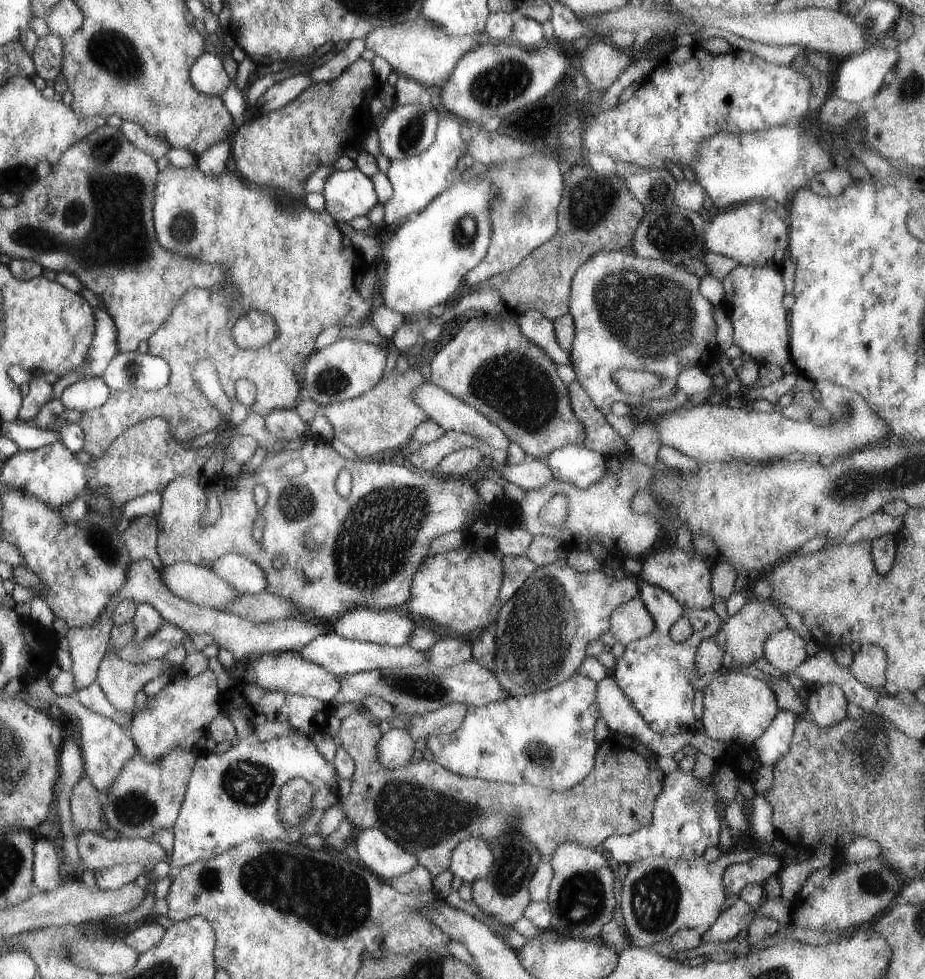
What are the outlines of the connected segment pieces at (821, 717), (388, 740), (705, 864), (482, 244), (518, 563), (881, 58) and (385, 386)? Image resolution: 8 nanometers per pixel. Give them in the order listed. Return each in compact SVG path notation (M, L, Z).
M835 684L822 685L810 691L805 702L806 717L822 728L838 724L846 718L848 700Z
M391 728L376 745L378 760L384 768L395 769L410 761L417 740L408 729Z
M756 848L721 854L718 860L708 862L704 857L693 859L667 859L666 857L646 857L646 860L634 861L628 865L628 873L622 882L621 893L618 895L620 914L624 918L626 934L633 946L651 949L652 944L663 942L680 929L710 928L716 919L724 912L727 892L722 879L724 871L734 863L745 863L758 856Z
M459 179L456 180L454 183L452 183L450 186L447 186L422 212L419 212L416 216L412 216L408 218L402 225L397 227L397 231L394 233L390 241L382 242L380 240L374 239L374 237L370 237L369 235L366 235L365 232L355 231L350 224L348 223L337 223L338 228L341 230L341 233L343 236L348 236L350 240L352 241L352 244L355 248L358 248L361 251L362 256L365 256L368 260L380 260L384 261L384 264L386 264L386 272L384 272L384 280L382 280L382 292L377 297L378 303L383 302L390 310L400 312L400 314L403 315L403 324L398 328L394 335L390 339L390 344L392 346L396 346L398 350L402 353L408 352L410 348L418 342L418 336L420 336L420 327L419 322L412 322L412 320L407 320L407 318L412 318L416 312L423 312L424 316L427 316L427 312L430 311L431 308L434 308L434 306L446 303L446 301L458 290L458 286L462 284L463 278L466 276L467 272L470 272L472 268L474 268L483 258L484 255L487 253L489 242L491 239L491 224L489 221L489 210L491 209L491 202L494 200L494 197L496 196L495 188L490 184L484 181L481 183L480 181L472 181L469 179L468 181L460 181Z
M526 554L522 556L503 556L502 562L504 576L498 596L499 601L503 604L518 592L518 589L538 566Z
M875 41L859 55L848 57L836 76L837 97L846 102L860 103L873 97L883 86L886 74L900 60L897 50L879 46Z
M395 368L386 379L360 396L321 408L328 418L334 436L354 451L360 459L380 458L386 450L402 449L413 438L414 429L429 416L413 401L413 392L425 381L418 369L409 368L400 374Z

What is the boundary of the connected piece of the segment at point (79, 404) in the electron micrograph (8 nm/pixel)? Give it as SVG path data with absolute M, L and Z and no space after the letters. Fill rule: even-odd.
M100 377L88 378L66 387L59 399L68 410L83 413L102 406L110 398L111 392Z

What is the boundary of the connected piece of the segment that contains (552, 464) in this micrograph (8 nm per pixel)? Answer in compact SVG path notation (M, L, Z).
M586 444L564 445L545 459L553 478L579 489L587 489L604 476L612 463L606 456L590 450Z

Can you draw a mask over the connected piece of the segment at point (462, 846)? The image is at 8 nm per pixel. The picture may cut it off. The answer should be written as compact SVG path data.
M480 837L463 840L451 854L449 870L464 883L485 879L495 861L490 842Z

